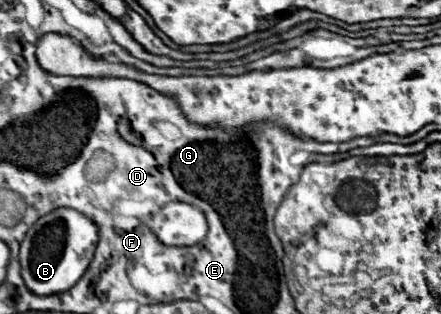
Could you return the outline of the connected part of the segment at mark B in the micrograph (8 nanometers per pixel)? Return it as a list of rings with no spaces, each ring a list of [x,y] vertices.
[[[59,207],[39,217],[37,223],[27,231],[19,251],[21,275],[29,291],[33,291],[35,295],[53,295],[71,289],[89,267],[97,241],[99,241],[97,223],[77,209]]]

